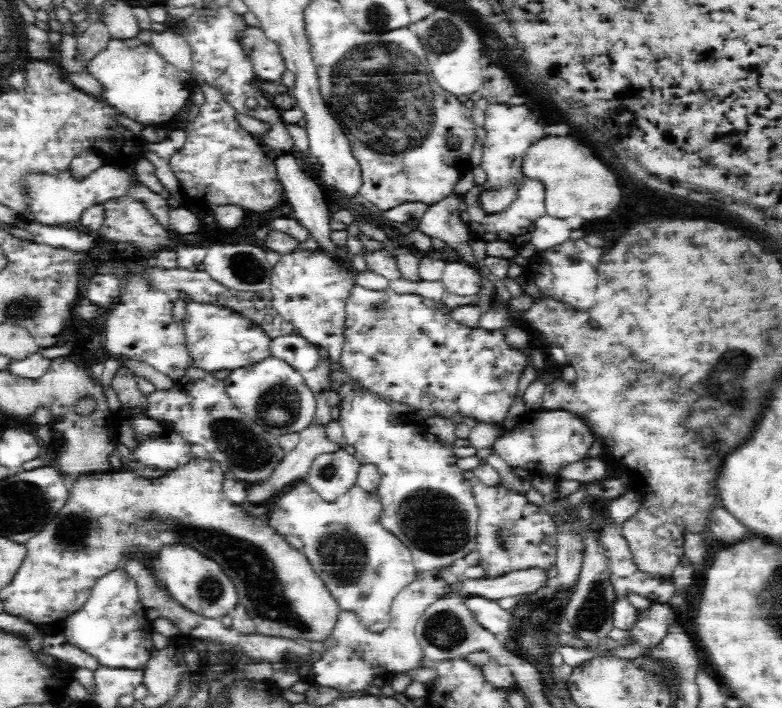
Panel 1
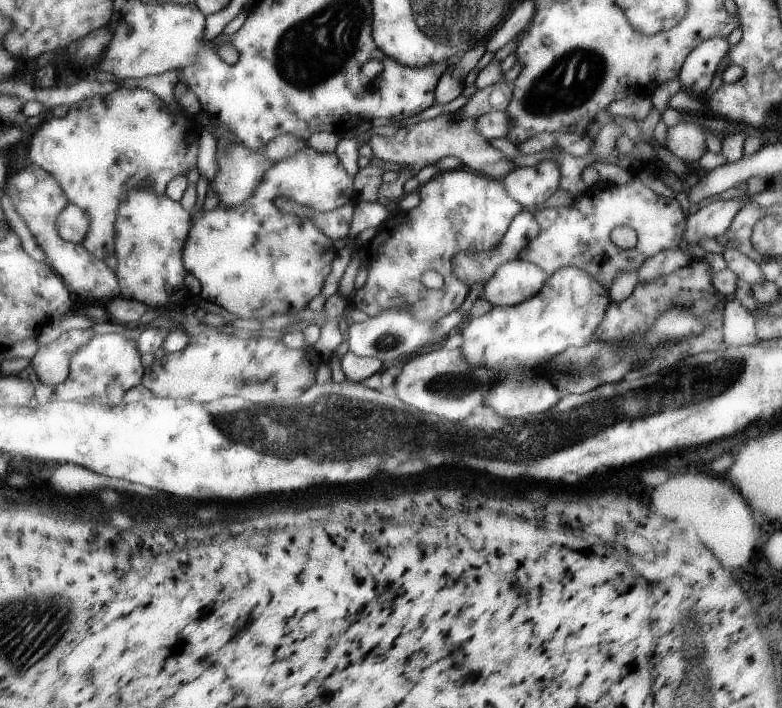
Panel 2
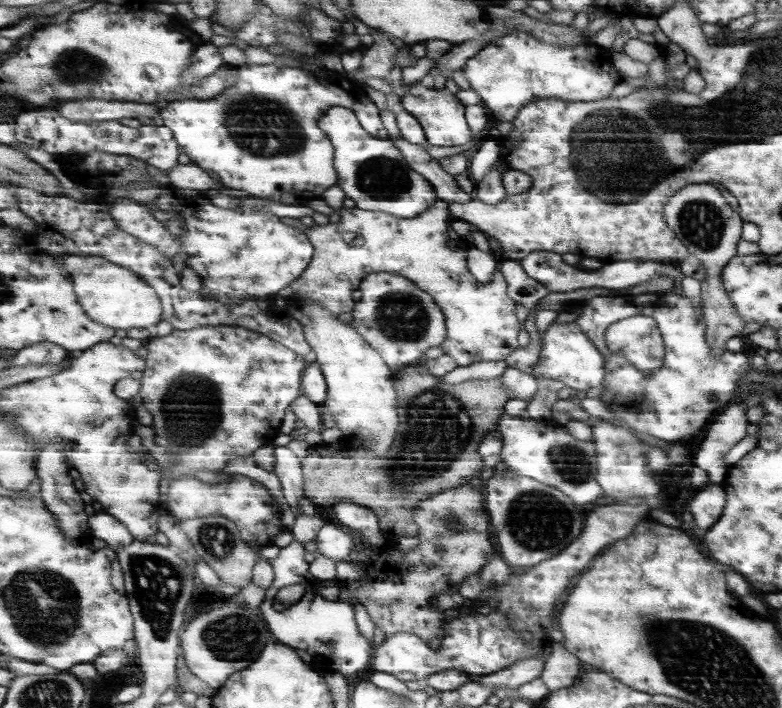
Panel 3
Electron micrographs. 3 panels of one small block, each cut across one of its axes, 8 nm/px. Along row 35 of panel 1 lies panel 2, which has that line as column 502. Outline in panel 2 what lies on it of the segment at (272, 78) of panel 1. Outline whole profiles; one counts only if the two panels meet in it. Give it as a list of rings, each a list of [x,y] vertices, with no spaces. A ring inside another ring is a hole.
[[[521,212],[513,220],[513,226],[509,228],[509,234],[501,242],[501,246],[497,246],[493,252],[485,252],[485,254],[477,254],[477,256],[459,254],[455,258],[455,272],[469,286],[473,286],[475,282],[481,282],[485,286],[503,264],[519,260],[521,252],[531,242],[535,242],[541,232],[543,232],[543,228],[541,228],[537,216]]]

